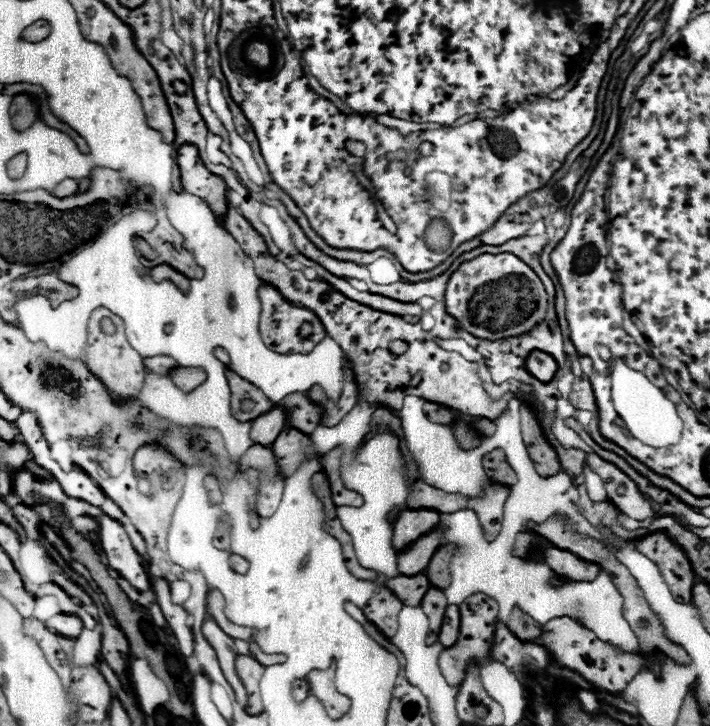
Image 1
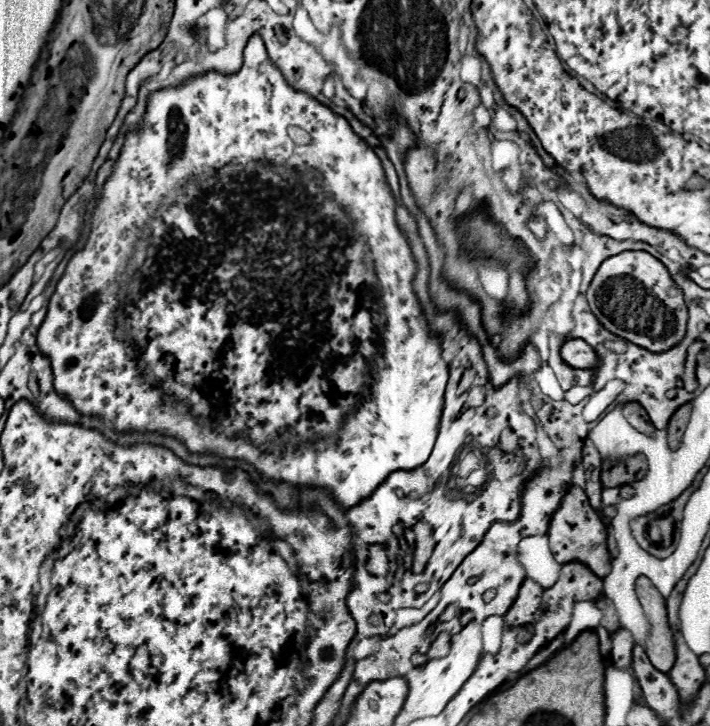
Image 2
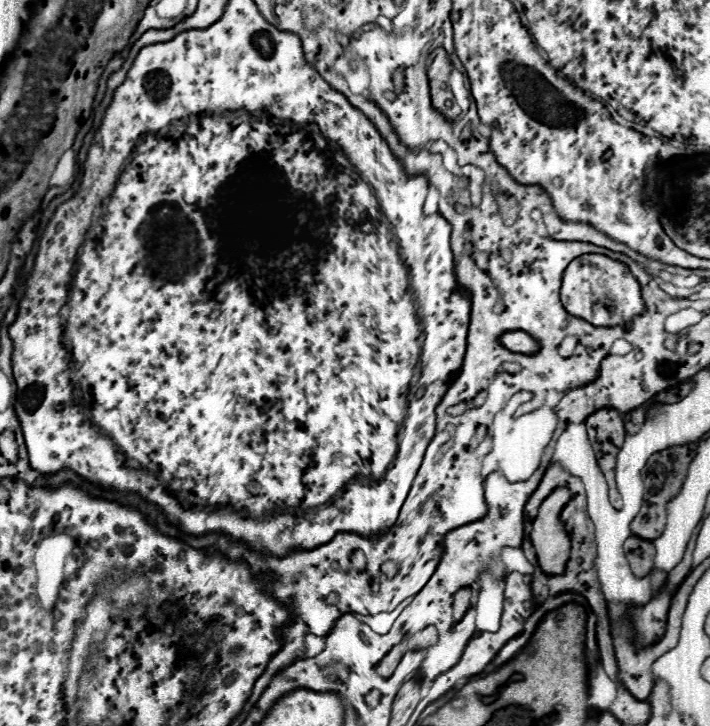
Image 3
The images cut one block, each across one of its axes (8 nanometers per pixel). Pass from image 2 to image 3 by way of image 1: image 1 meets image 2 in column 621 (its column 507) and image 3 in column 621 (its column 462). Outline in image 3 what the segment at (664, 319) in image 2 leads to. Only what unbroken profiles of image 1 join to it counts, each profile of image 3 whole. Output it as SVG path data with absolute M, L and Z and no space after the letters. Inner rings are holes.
M582 254L568 264L562 278L560 298L564 308L572 316L602 328L626 326L638 314L646 312L640 284L634 278L634 274L628 270L628 266L602 254Z

